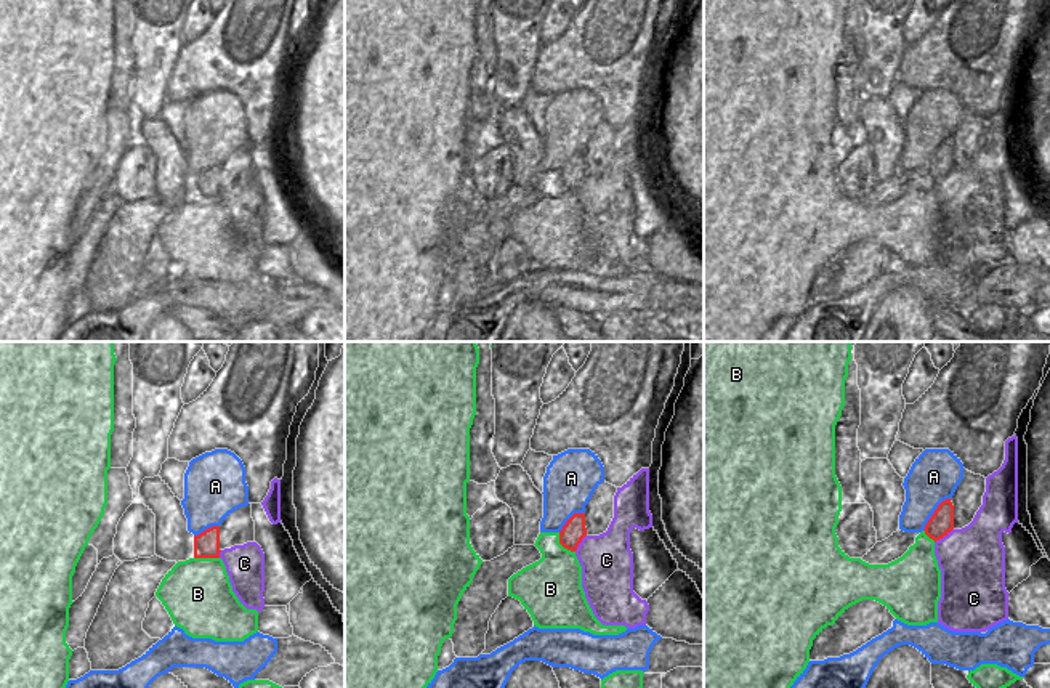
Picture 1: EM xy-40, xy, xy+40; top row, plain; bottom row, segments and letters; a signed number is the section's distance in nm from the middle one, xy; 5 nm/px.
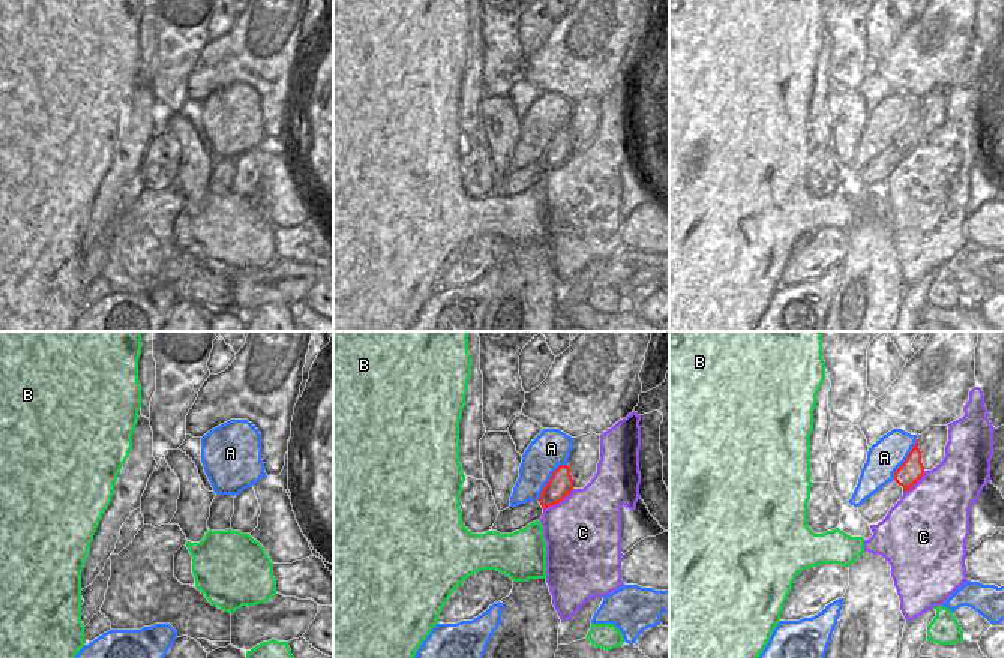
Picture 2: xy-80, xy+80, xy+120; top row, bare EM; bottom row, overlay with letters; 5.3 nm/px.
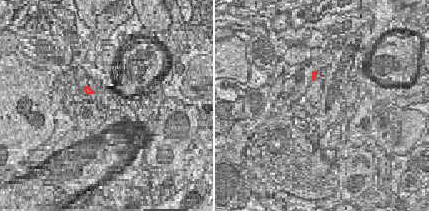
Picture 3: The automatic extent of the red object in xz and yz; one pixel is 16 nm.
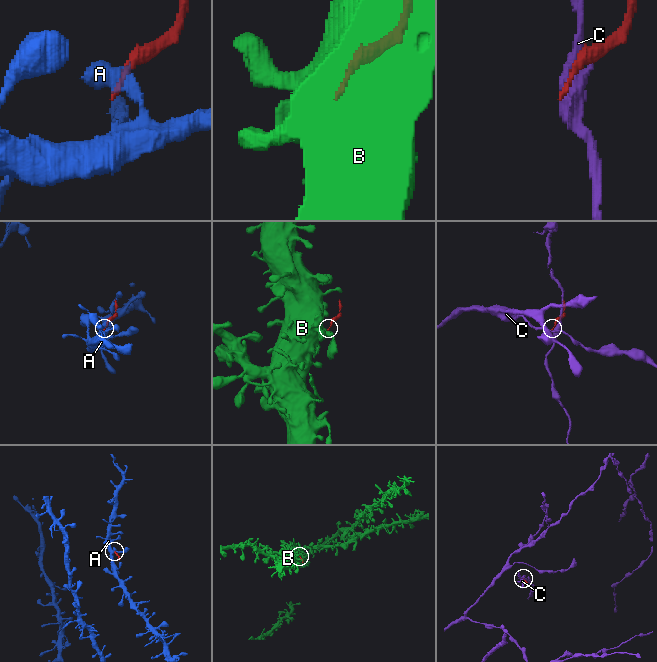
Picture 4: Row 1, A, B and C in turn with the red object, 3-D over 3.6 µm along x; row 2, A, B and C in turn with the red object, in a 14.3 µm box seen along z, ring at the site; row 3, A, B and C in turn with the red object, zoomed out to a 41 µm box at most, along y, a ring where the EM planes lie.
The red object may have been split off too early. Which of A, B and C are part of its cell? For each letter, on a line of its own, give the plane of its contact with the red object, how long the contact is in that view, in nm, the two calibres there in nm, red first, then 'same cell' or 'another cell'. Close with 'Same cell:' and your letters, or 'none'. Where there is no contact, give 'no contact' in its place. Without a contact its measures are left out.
A: xy+40 | 220 nm | 120/240 nm | another cell
B: xy | 130 nm | 120/320 nm | another cell
C: xy+40 | 120 nm | 120/340 nm | another cell
Same cell: none

